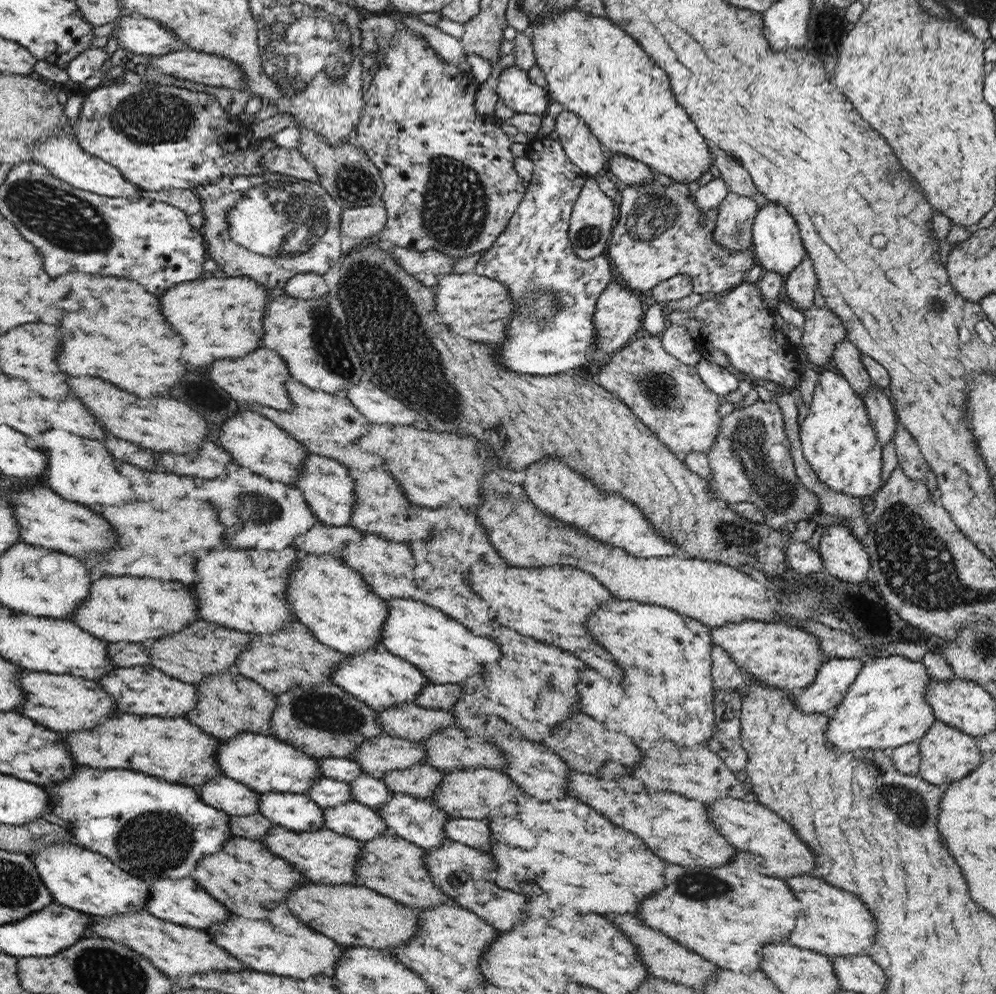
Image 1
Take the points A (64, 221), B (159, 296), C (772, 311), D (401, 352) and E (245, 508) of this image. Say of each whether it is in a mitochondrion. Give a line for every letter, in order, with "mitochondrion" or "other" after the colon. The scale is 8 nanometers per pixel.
A: mitochondrion
B: other
C: other
D: mitochondrion
E: mitochondrion

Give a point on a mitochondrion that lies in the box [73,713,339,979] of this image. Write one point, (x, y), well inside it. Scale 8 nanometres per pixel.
(158, 841)

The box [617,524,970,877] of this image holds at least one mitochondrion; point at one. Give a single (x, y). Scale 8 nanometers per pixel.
(909, 808)

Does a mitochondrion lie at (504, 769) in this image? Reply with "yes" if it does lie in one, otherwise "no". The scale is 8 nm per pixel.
no

